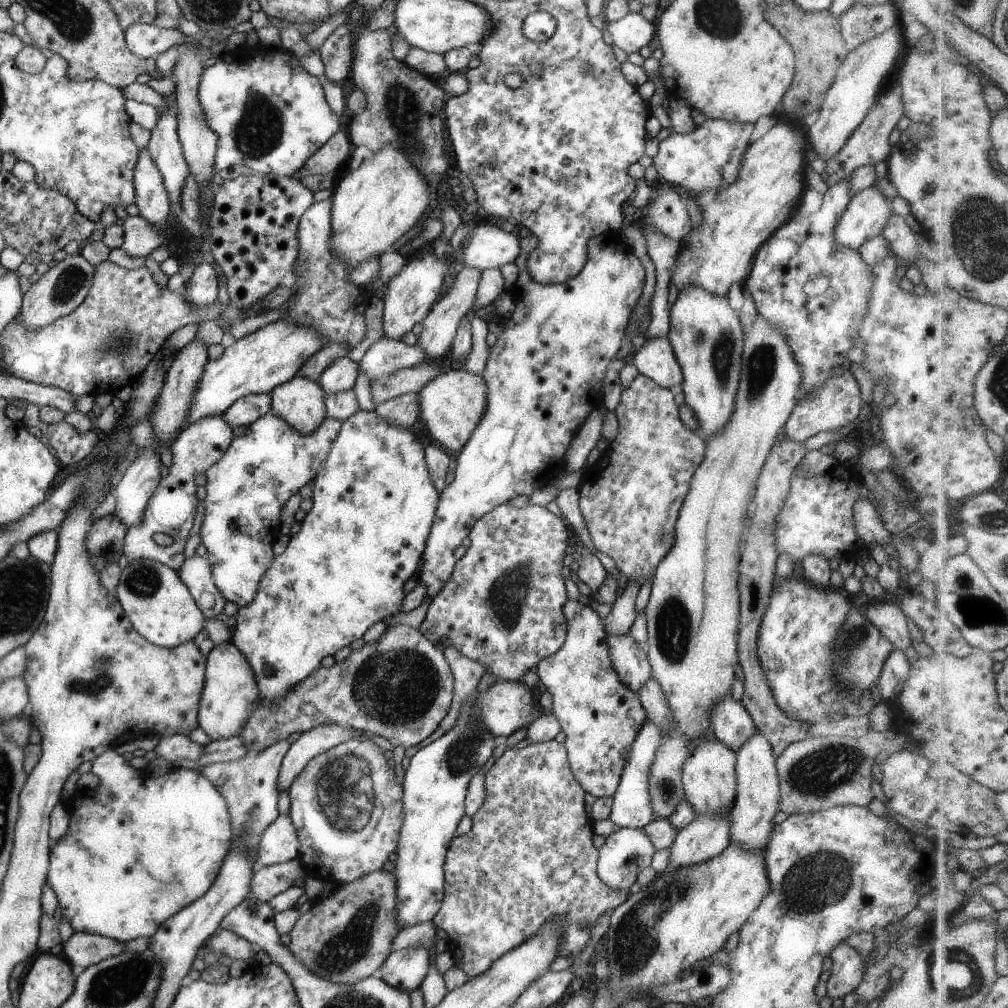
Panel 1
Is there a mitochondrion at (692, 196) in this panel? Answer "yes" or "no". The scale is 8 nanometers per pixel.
no

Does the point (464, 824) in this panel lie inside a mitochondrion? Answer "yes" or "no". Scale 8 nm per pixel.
no

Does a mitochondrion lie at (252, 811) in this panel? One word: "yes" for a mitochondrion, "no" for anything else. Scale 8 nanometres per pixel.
yes

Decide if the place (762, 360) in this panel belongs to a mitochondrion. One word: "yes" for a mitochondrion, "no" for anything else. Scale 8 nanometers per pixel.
yes

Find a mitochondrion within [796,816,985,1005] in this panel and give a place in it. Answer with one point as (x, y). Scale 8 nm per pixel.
(960, 973)

